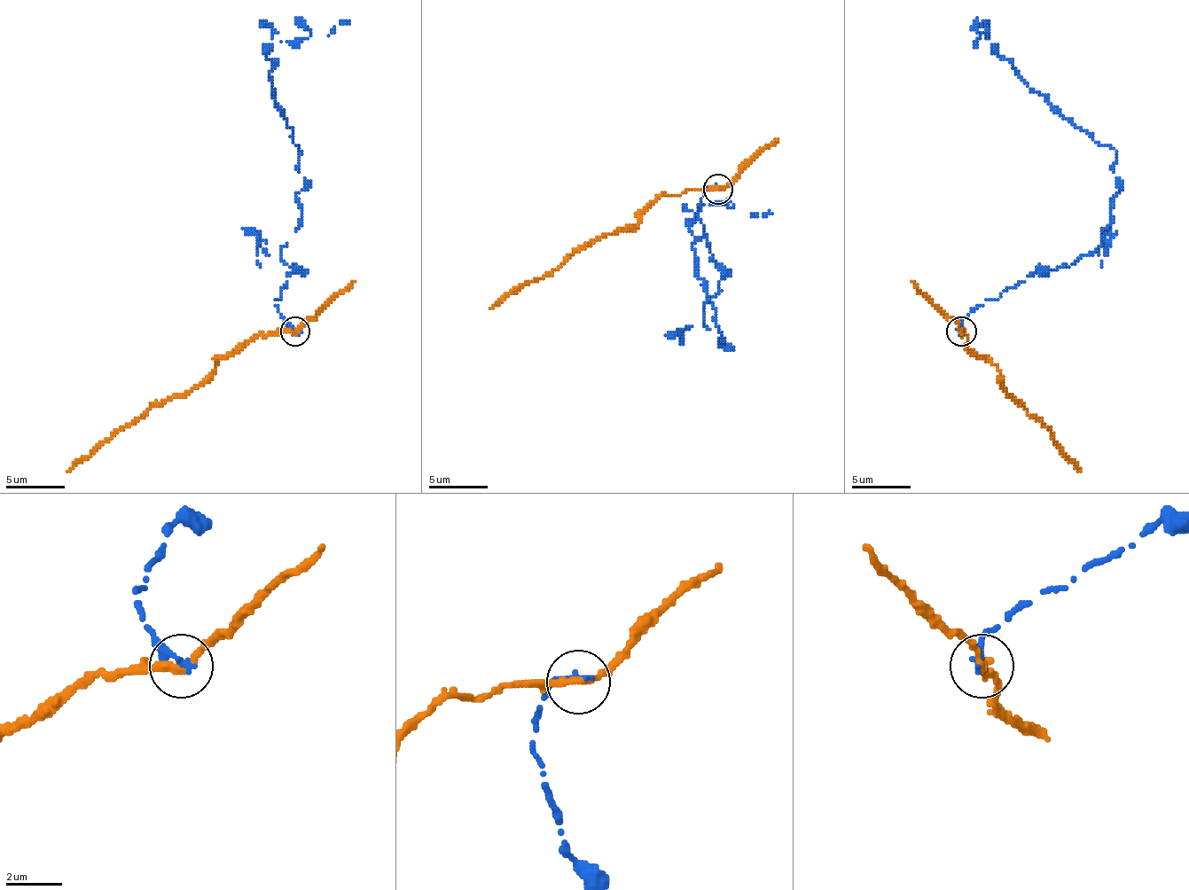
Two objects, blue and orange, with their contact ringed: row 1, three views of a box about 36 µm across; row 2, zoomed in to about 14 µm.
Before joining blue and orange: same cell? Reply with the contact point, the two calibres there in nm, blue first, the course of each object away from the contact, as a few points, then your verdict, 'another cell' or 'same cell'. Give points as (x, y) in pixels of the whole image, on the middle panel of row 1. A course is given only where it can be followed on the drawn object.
at (717, 189); 280 nm thick on the blue side, 280 nm on the other; blue runs (718, 186), (698, 214), (722, 272), (703, 305), (722, 347), (689, 228), (703, 204), (771, 214); orange runs (718, 190), (692, 190), (662, 195), (638, 225), (621, 228), (579, 245), (555, 269), (504, 293), (490, 308); another cell

